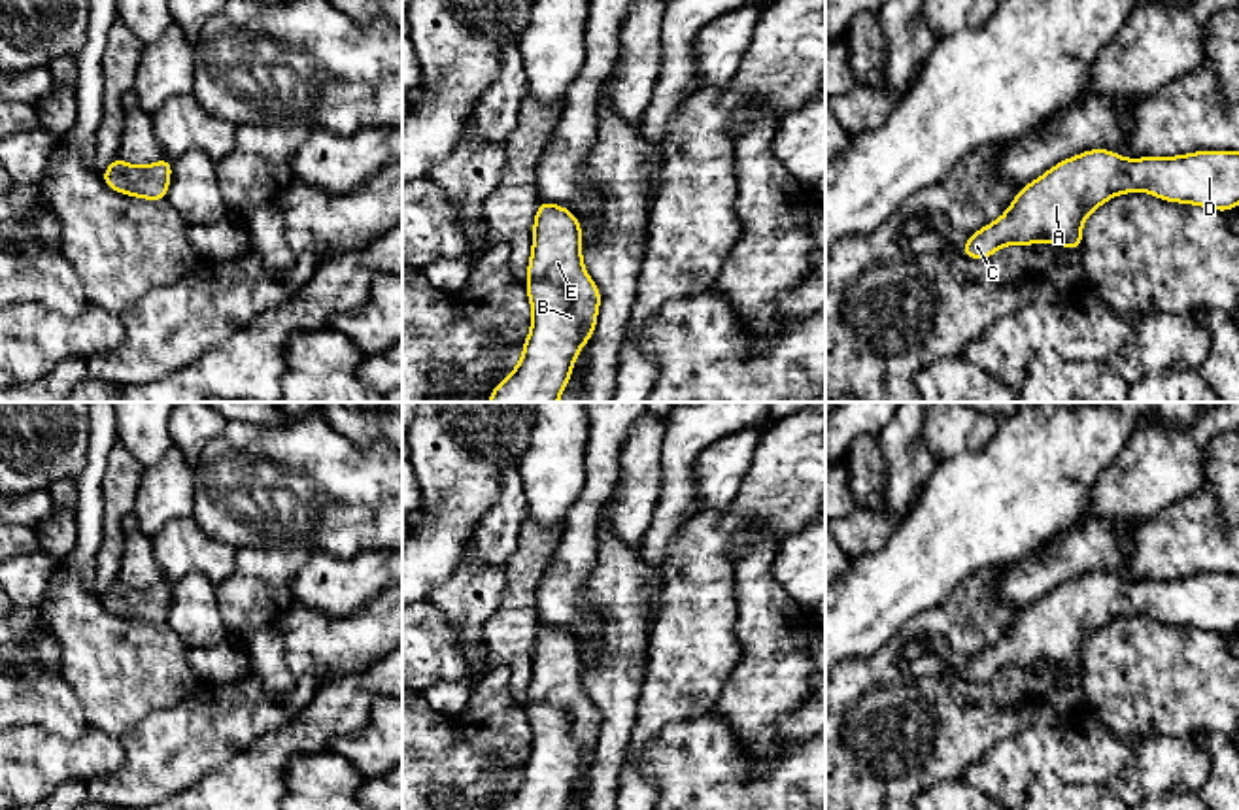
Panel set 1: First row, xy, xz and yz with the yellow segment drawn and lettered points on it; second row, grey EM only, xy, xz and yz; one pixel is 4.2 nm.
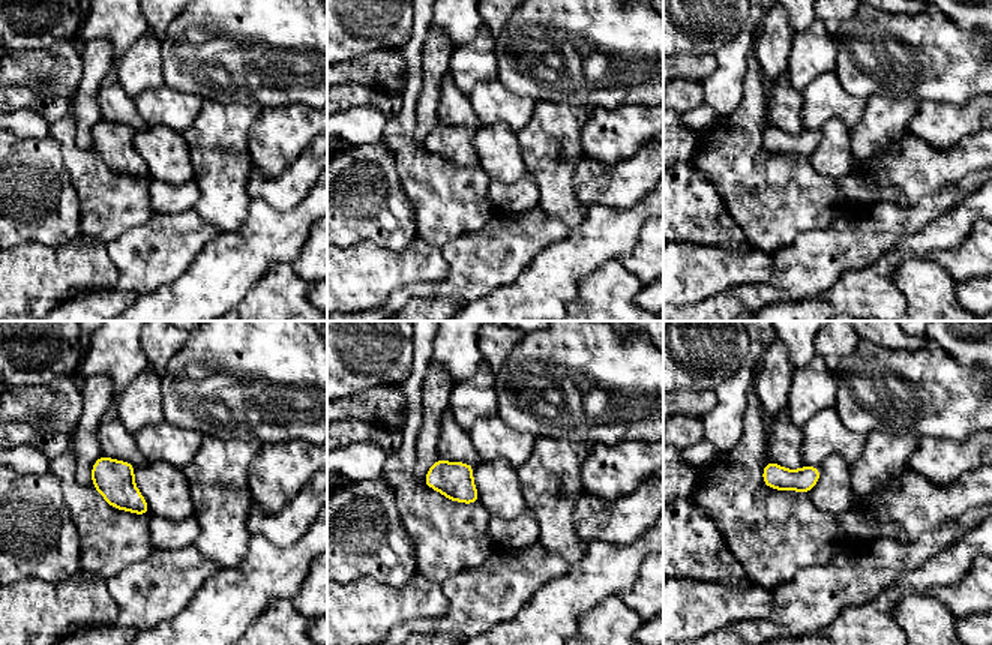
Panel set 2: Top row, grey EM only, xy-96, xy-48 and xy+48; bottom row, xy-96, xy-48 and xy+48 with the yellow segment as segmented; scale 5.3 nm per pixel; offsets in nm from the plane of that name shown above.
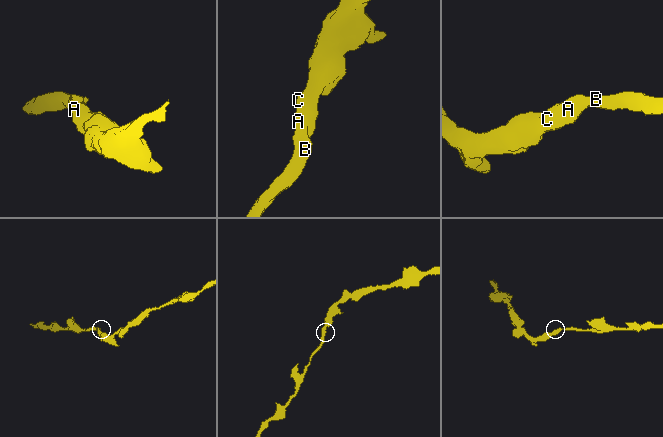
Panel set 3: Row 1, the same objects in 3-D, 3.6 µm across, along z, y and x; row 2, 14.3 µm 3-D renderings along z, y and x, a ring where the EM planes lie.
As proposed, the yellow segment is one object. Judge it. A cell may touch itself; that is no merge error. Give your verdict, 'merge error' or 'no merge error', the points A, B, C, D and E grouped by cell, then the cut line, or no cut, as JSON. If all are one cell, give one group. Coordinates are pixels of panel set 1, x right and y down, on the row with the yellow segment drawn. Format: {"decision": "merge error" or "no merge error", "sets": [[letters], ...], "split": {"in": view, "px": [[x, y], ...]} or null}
{"decision": "no merge error", "sets": [["A", "B", "C", "D", "E"]], "split": null}

